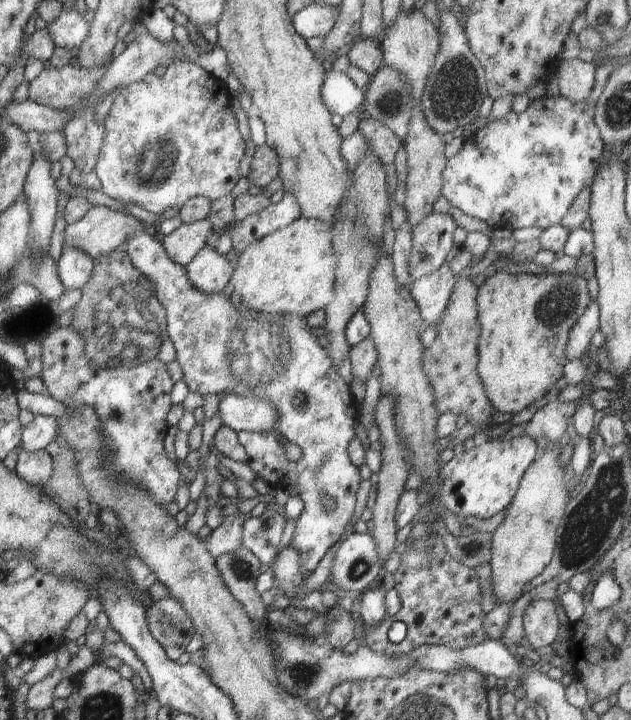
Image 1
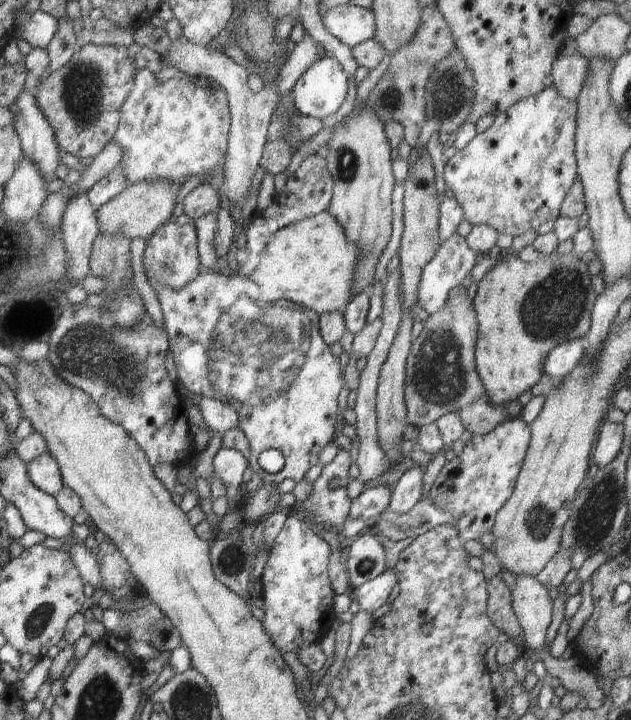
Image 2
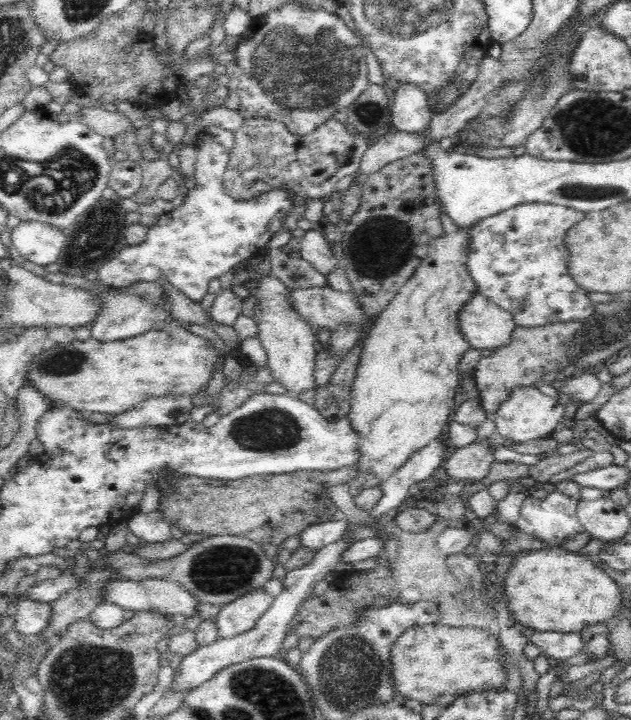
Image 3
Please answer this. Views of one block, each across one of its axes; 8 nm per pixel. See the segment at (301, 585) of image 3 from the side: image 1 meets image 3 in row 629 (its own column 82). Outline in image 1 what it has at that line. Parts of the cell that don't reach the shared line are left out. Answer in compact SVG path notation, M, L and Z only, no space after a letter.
M62 248L57 262L57 273L65 290L80 290L90 280L93 259L78 248Z

